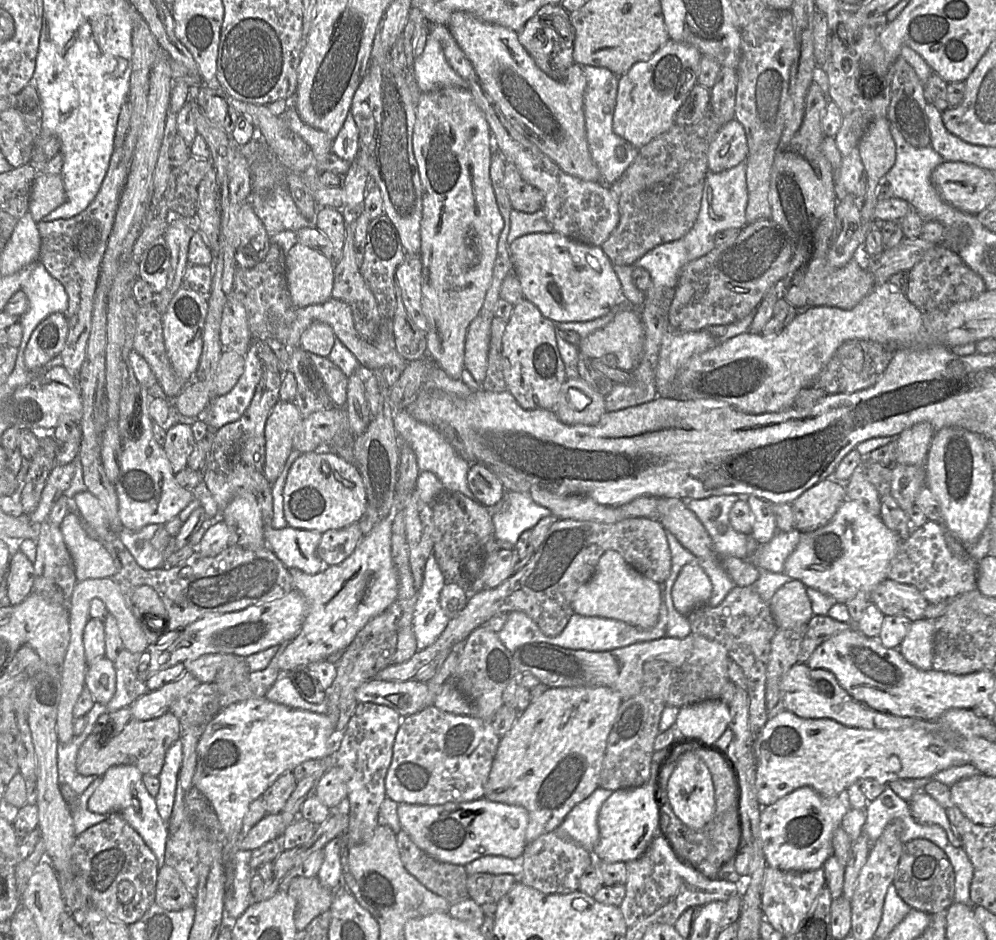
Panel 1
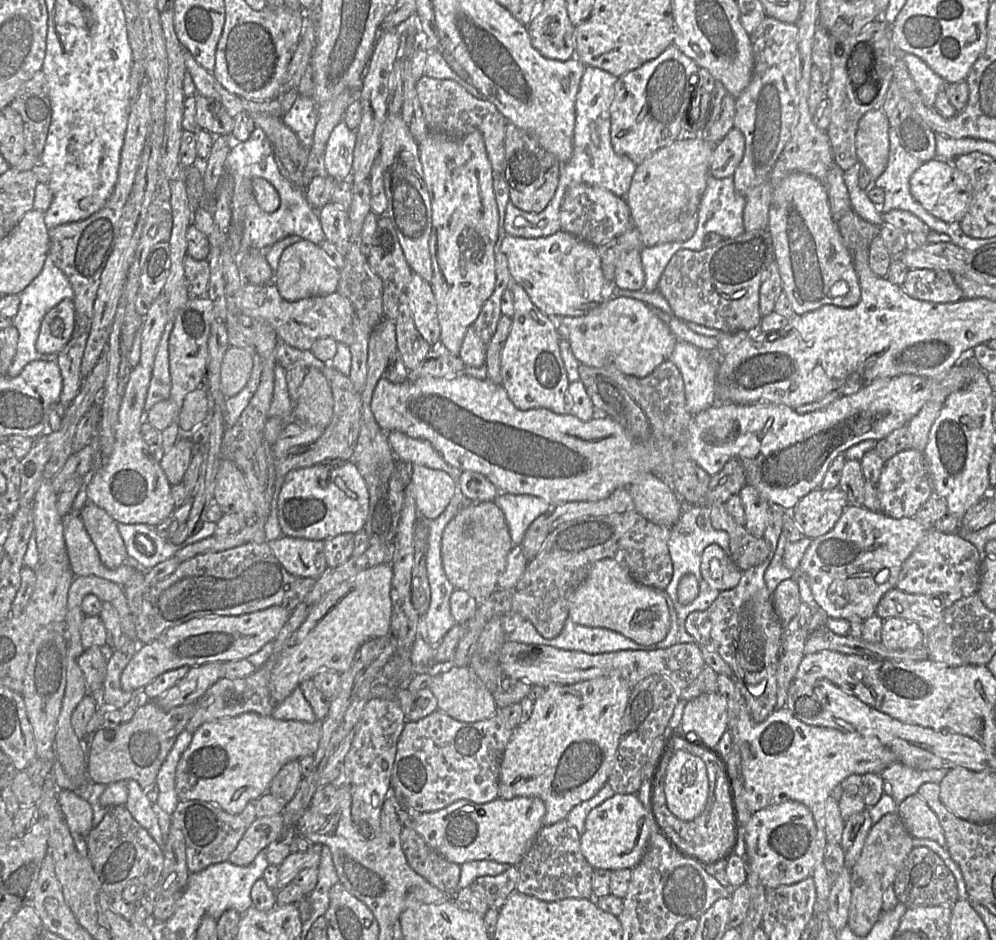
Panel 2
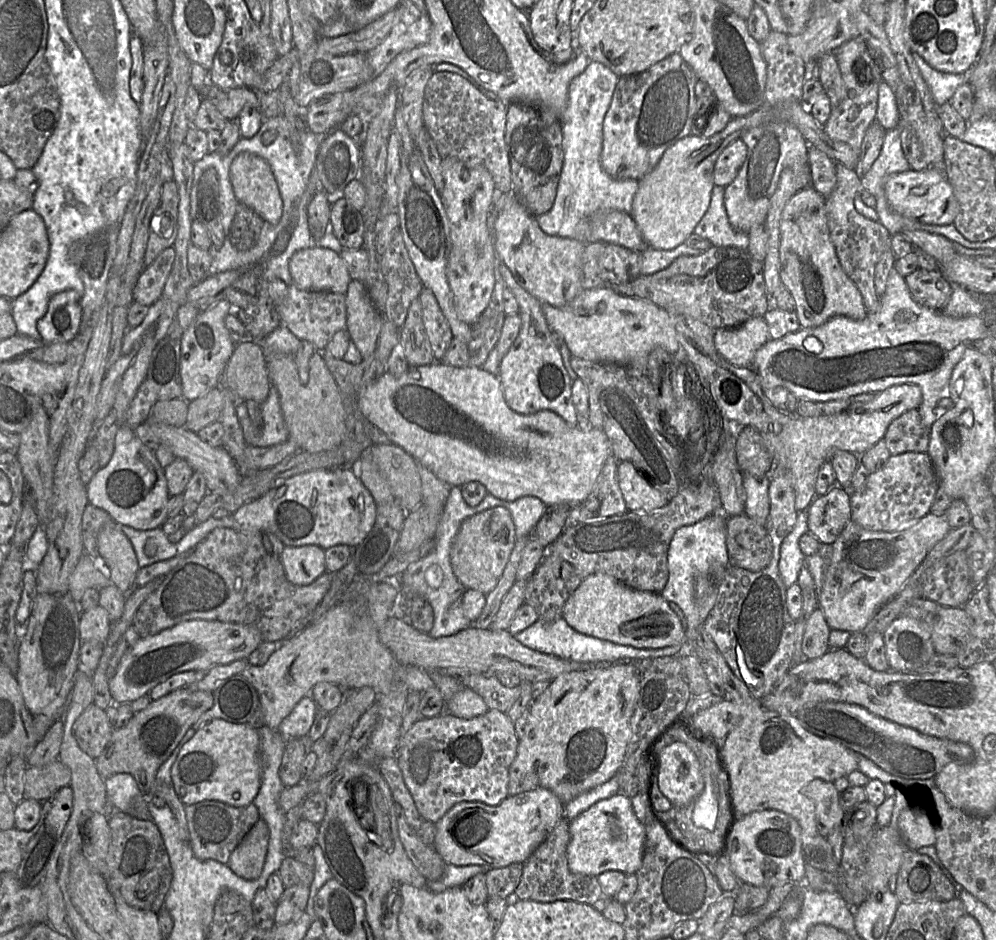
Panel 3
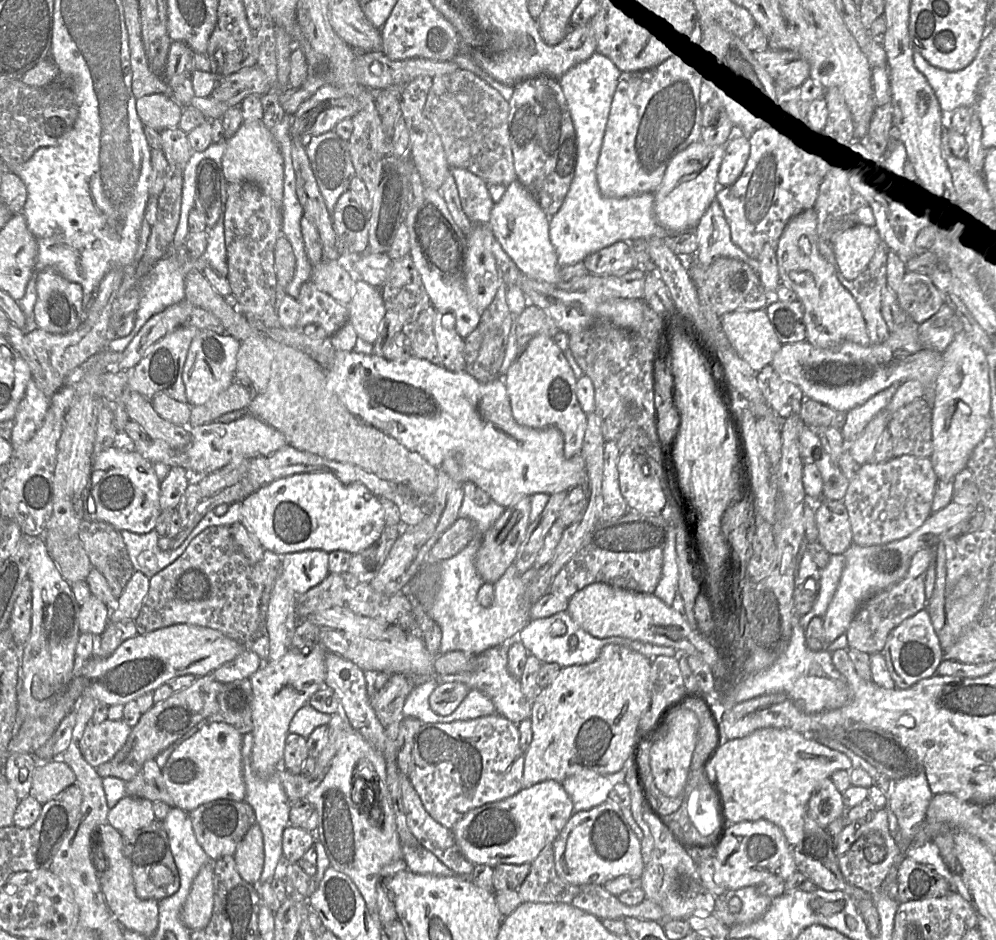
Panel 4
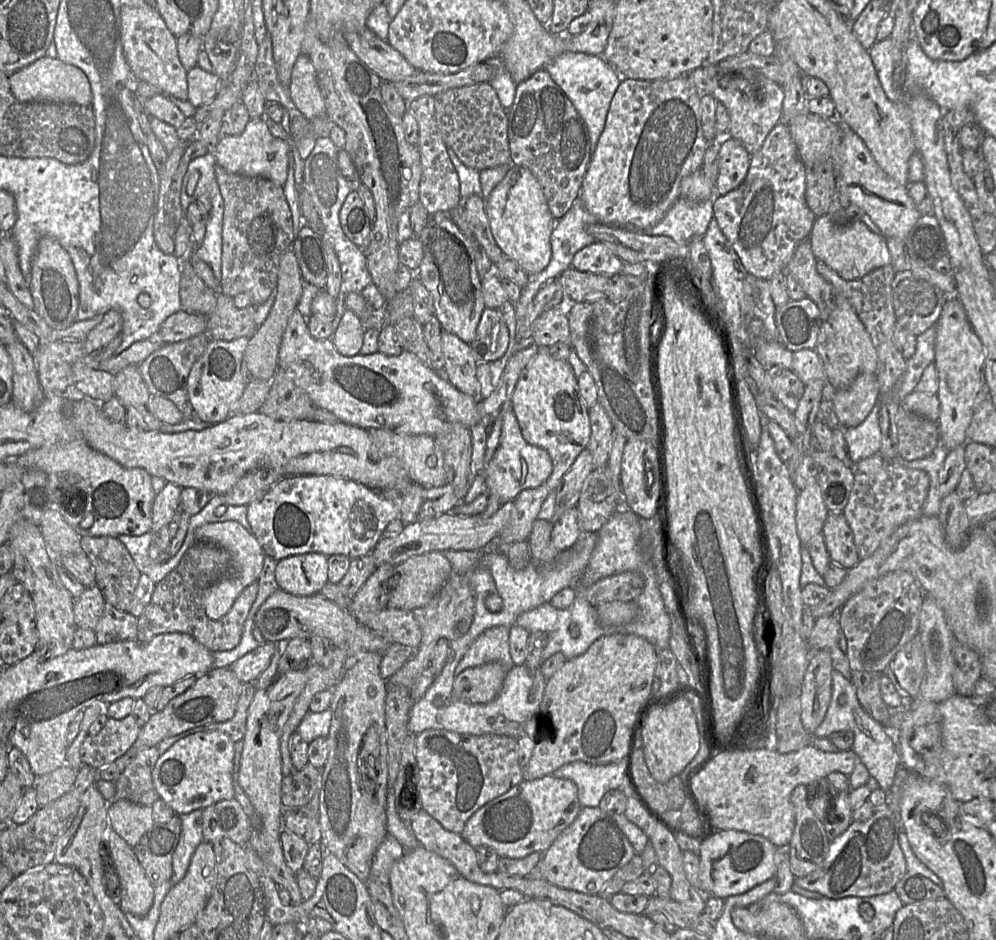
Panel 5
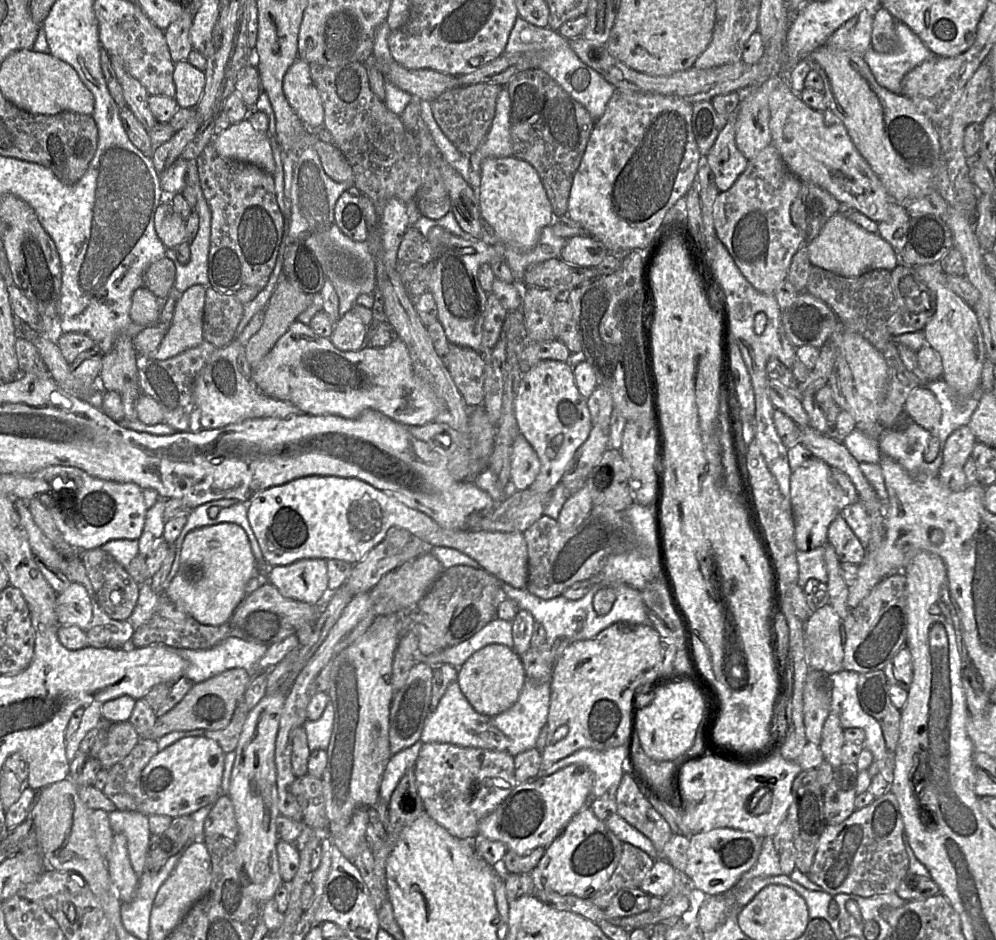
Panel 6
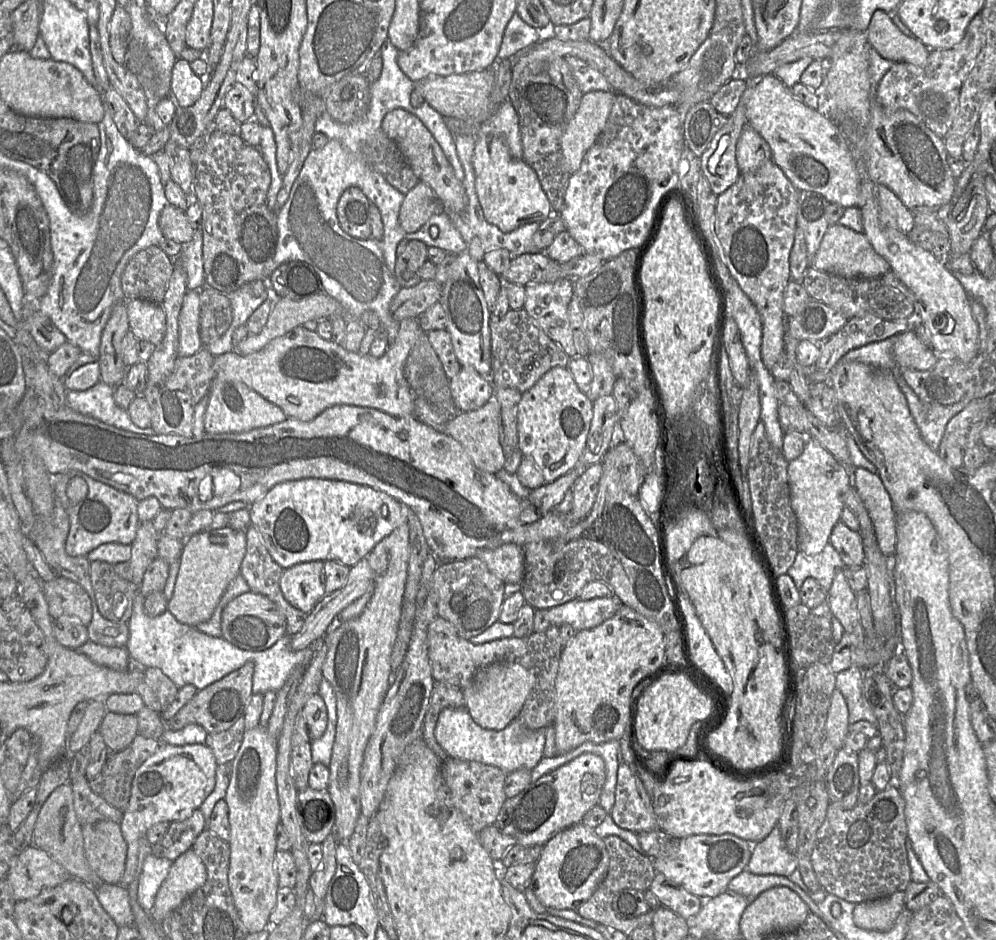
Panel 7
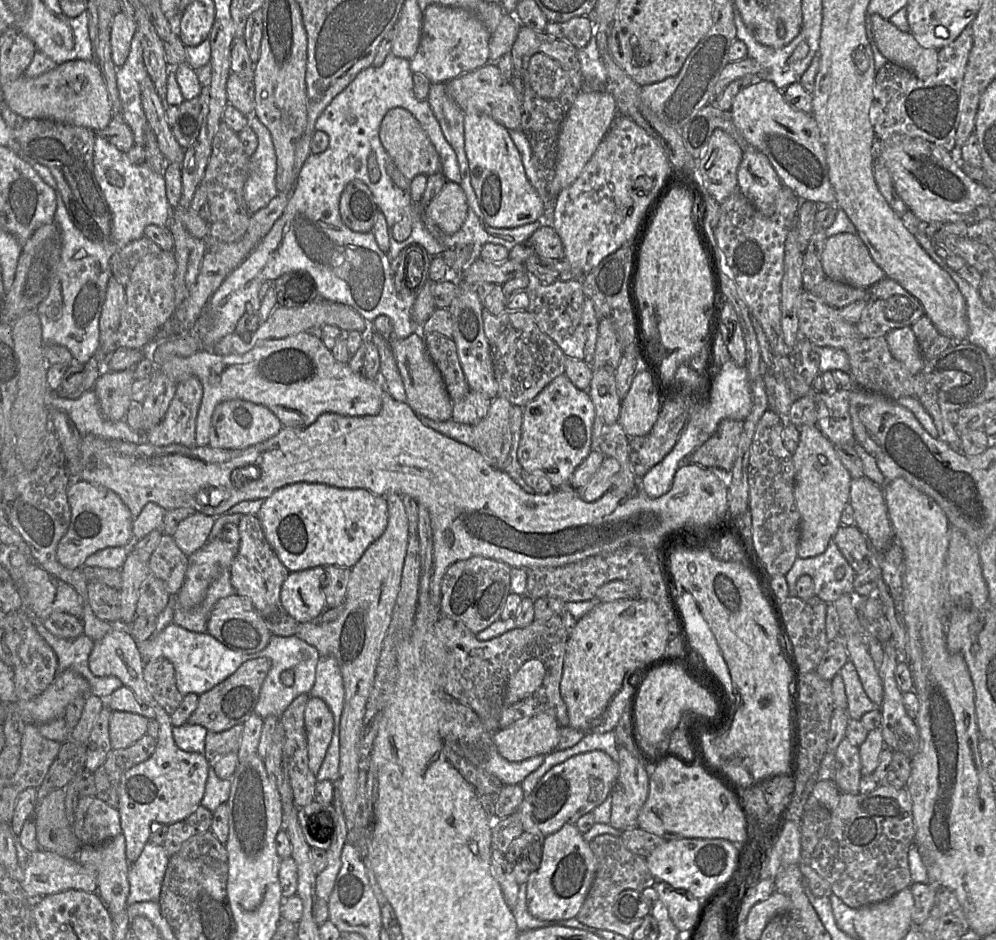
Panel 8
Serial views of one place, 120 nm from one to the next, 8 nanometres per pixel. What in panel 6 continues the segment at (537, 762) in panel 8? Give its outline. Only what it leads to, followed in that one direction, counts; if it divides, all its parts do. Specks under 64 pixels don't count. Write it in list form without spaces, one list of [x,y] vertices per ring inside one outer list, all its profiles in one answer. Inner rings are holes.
[[[526,676],[517,701],[507,710],[488,716],[478,713],[461,692],[458,681],[451,682],[436,709],[427,716],[420,743],[449,743],[461,747],[507,752],[513,757],[535,748],[543,726],[547,724],[550,682]]]

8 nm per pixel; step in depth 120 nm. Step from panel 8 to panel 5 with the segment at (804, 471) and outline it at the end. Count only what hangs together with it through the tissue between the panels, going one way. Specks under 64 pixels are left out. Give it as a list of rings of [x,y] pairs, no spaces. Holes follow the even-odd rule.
[[[817,481],[798,491],[796,499],[796,525],[801,547],[822,532],[828,508]]]

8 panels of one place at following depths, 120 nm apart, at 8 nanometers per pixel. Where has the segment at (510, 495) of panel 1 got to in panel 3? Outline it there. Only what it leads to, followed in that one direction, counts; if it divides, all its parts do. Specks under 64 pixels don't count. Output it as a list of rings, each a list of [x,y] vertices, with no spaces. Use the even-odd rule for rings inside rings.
[[[534,496],[521,497],[512,502],[505,502],[512,517],[517,539],[530,537],[535,525],[544,514],[547,505]]]

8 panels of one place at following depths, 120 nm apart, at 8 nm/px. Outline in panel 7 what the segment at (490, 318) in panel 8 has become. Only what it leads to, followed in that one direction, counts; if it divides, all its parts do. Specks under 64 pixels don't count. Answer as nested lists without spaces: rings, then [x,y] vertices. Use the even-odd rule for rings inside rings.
[[[524,308],[510,309],[498,322],[490,321],[492,372],[495,388],[513,388],[528,391],[547,371],[560,366],[568,367],[570,357],[537,325]]]

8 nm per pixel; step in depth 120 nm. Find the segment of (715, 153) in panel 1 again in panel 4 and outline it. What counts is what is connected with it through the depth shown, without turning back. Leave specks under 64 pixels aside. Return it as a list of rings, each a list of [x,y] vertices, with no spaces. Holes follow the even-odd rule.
[[[732,137],[726,143],[726,150],[717,175],[717,191],[734,184],[742,174],[750,152],[749,138]]]

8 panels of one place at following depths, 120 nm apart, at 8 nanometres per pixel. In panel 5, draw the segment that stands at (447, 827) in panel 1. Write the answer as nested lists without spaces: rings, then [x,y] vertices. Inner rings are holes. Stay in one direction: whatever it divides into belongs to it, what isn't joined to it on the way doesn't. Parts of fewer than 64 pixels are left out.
[[[553,774],[534,780],[523,779],[503,795],[489,801],[479,808],[466,822],[460,834],[472,847],[488,846],[498,856],[522,859],[534,852],[544,853],[578,816],[581,805],[578,799],[578,788],[569,779],[557,778]]]

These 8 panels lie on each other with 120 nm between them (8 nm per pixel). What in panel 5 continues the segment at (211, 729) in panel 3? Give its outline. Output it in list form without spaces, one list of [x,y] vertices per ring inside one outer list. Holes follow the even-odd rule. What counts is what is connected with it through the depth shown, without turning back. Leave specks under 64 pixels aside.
[[[220,731],[195,733],[177,741],[158,758],[152,771],[153,785],[159,798],[177,816],[234,799],[234,752],[234,742]]]

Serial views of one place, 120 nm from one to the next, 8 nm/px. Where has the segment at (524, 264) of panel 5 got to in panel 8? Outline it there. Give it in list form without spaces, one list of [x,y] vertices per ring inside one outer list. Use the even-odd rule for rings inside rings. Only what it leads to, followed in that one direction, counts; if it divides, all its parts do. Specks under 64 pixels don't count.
[[[464,113],[464,144],[471,184],[485,222],[495,228],[513,228],[532,223],[544,213],[544,204],[529,182],[509,130],[482,113]]]

